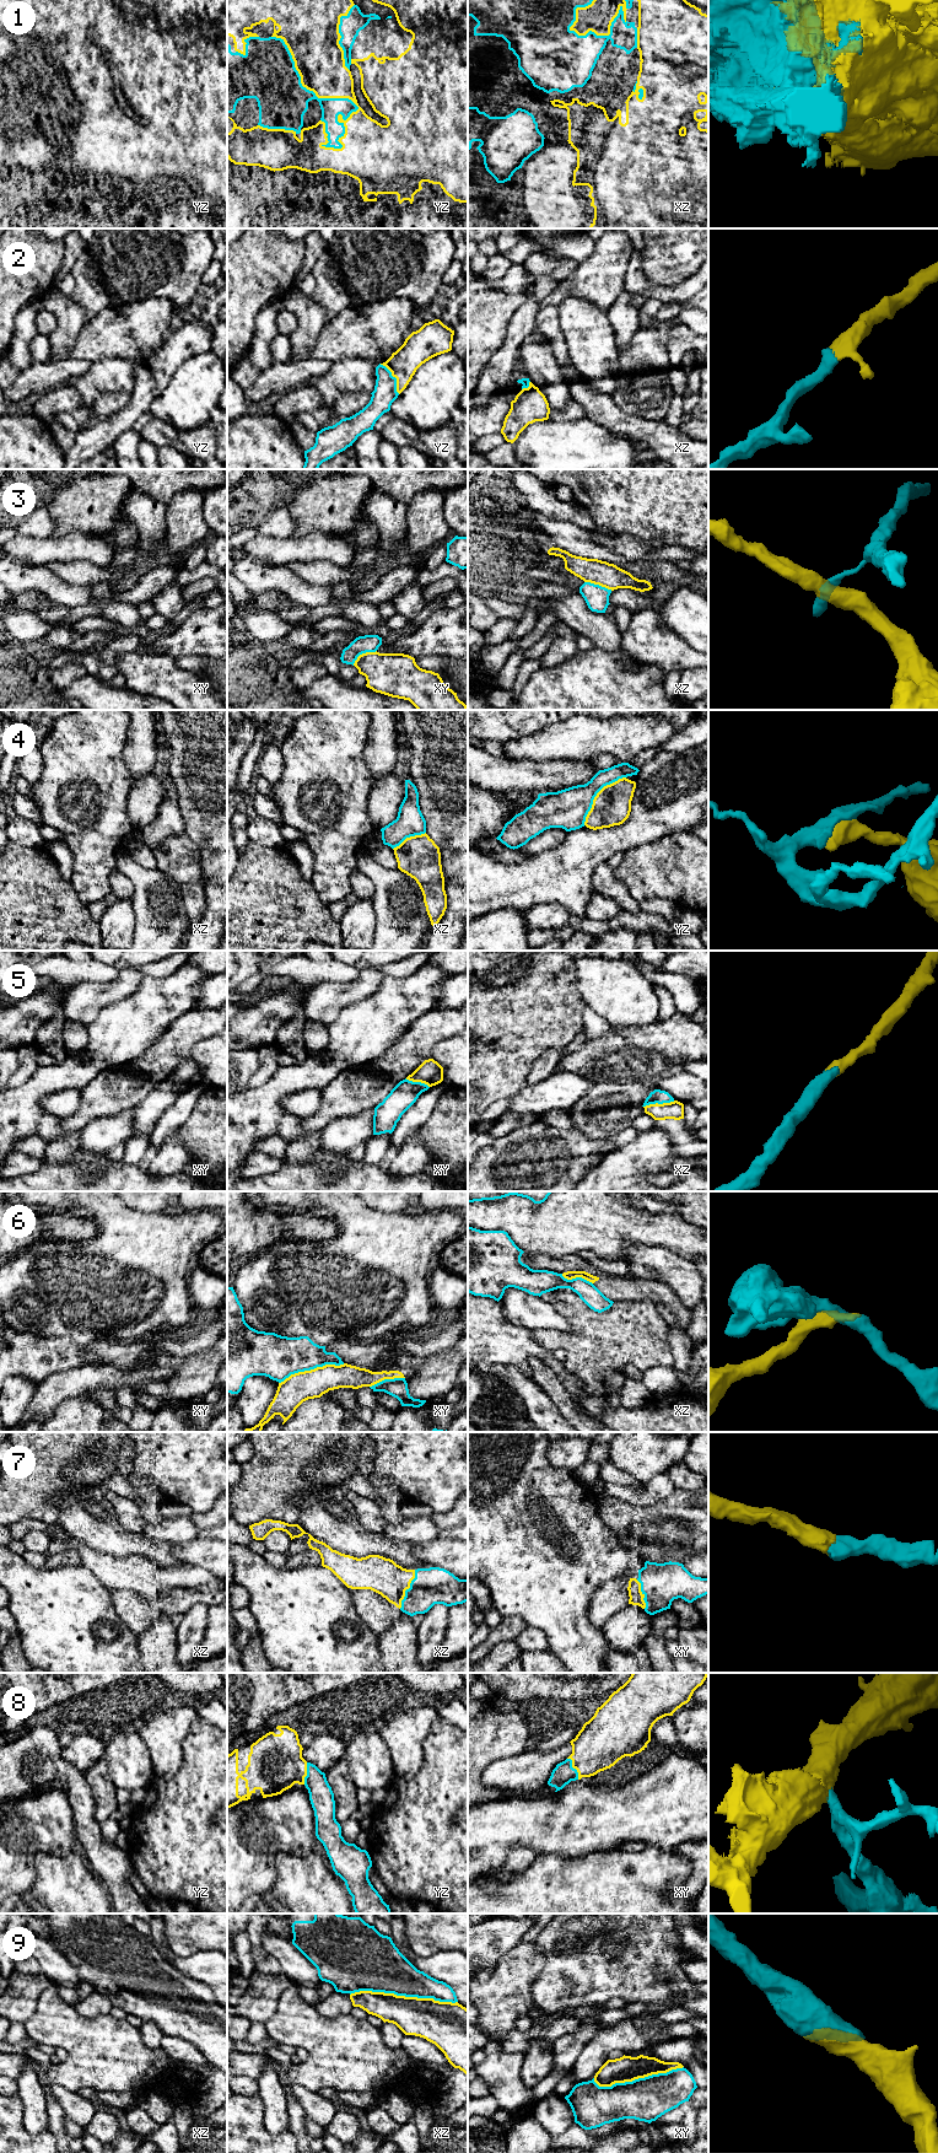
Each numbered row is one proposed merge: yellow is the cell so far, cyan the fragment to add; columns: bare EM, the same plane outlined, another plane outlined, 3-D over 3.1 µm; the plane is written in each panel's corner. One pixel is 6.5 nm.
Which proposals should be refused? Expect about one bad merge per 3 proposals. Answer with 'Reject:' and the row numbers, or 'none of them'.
Reject: 1, 3, 4, 6

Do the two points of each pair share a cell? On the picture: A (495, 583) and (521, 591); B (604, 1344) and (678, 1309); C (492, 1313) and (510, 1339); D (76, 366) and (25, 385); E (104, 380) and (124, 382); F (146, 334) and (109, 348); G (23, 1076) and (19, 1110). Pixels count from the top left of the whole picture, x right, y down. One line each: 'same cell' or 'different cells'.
A: same cell
B: different cells
C: same cell
D: same cell
E: same cell
F: same cell
G: different cells

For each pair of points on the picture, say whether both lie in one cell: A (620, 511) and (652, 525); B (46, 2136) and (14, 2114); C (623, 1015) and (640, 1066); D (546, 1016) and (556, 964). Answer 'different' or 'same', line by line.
A: same
B: same
C: different
D: same

